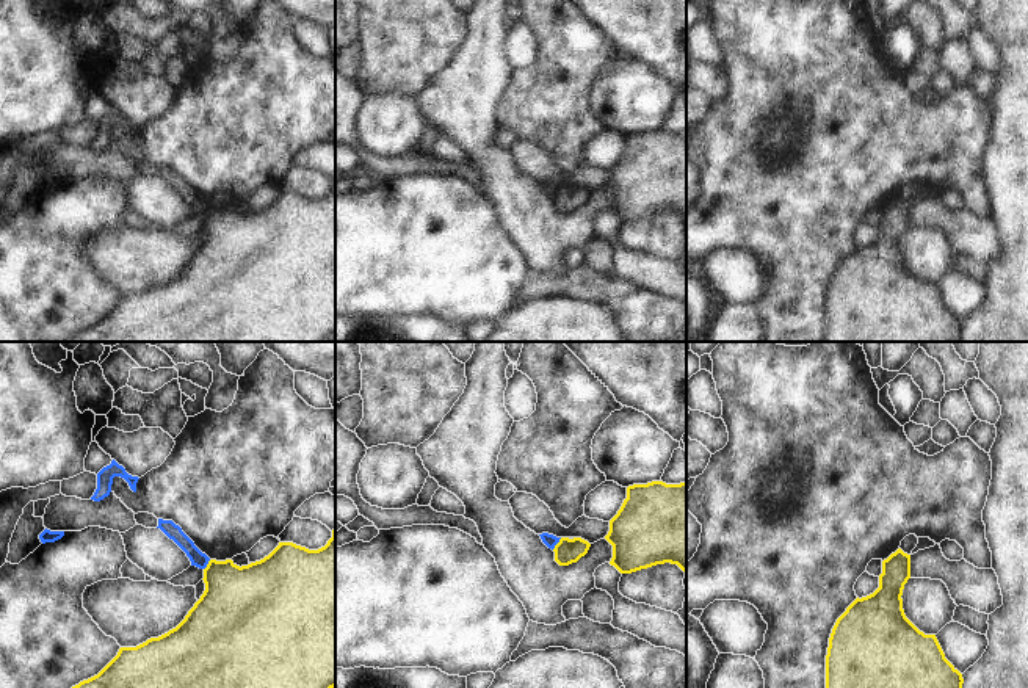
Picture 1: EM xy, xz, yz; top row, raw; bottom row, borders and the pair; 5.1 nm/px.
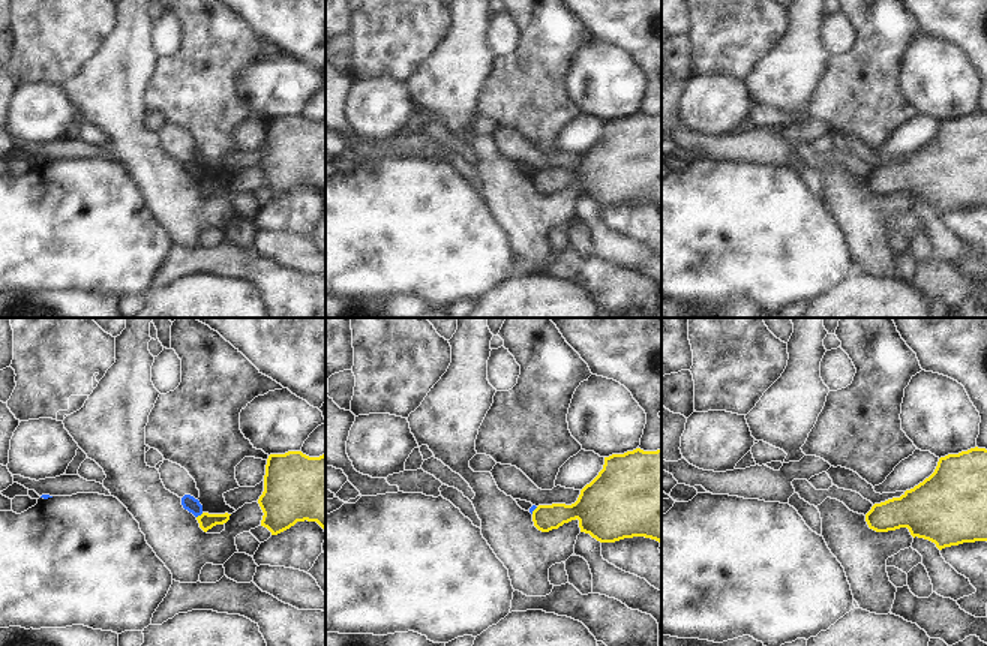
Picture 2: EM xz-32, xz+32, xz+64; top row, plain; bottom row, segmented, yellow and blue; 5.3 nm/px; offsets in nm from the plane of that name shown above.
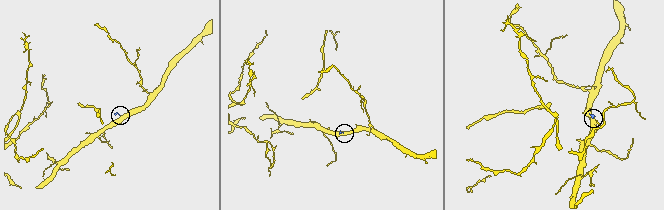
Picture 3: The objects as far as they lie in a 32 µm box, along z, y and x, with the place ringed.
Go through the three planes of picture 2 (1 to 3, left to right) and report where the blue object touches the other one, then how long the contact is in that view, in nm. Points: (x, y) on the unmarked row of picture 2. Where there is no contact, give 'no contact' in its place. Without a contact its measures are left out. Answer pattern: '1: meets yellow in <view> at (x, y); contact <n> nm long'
1: meets yellow in xz-32 at (201, 179); contact 50 nm long
2: meets yellow in xz+32 at (534, 174); contact 50 nm long
3: no contact

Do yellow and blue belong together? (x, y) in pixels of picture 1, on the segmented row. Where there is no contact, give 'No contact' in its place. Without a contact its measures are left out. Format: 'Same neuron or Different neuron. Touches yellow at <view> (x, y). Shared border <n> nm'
Different neuron. Touches yellow at xz (557, 544). Shared border 80 nm.

